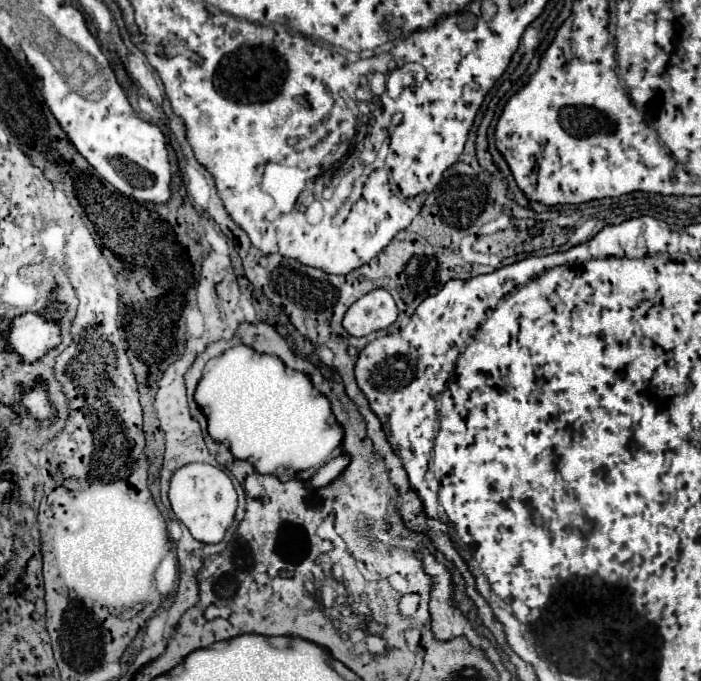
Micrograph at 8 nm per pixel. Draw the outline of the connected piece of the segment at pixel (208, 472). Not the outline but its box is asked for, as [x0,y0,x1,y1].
[168,464,236,544]

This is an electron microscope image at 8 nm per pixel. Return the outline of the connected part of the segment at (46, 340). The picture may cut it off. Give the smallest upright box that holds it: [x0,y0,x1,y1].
[8,314,60,362]

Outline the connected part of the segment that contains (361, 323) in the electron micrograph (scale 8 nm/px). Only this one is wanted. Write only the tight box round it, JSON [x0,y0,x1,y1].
[342,288,398,336]

